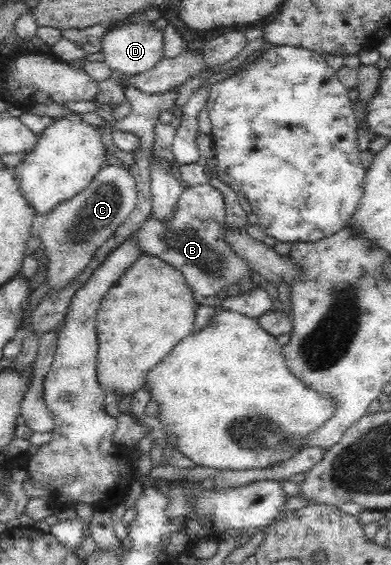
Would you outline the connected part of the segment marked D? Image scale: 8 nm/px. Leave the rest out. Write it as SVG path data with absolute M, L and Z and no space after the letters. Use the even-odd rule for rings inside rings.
M121 20L119 25L114 25L114 22L109 24L109 32L101 38L101 53L104 55L104 61L122 76L143 74L151 70L164 57L164 30L155 28L151 21L131 24L124 24L123 21Z

